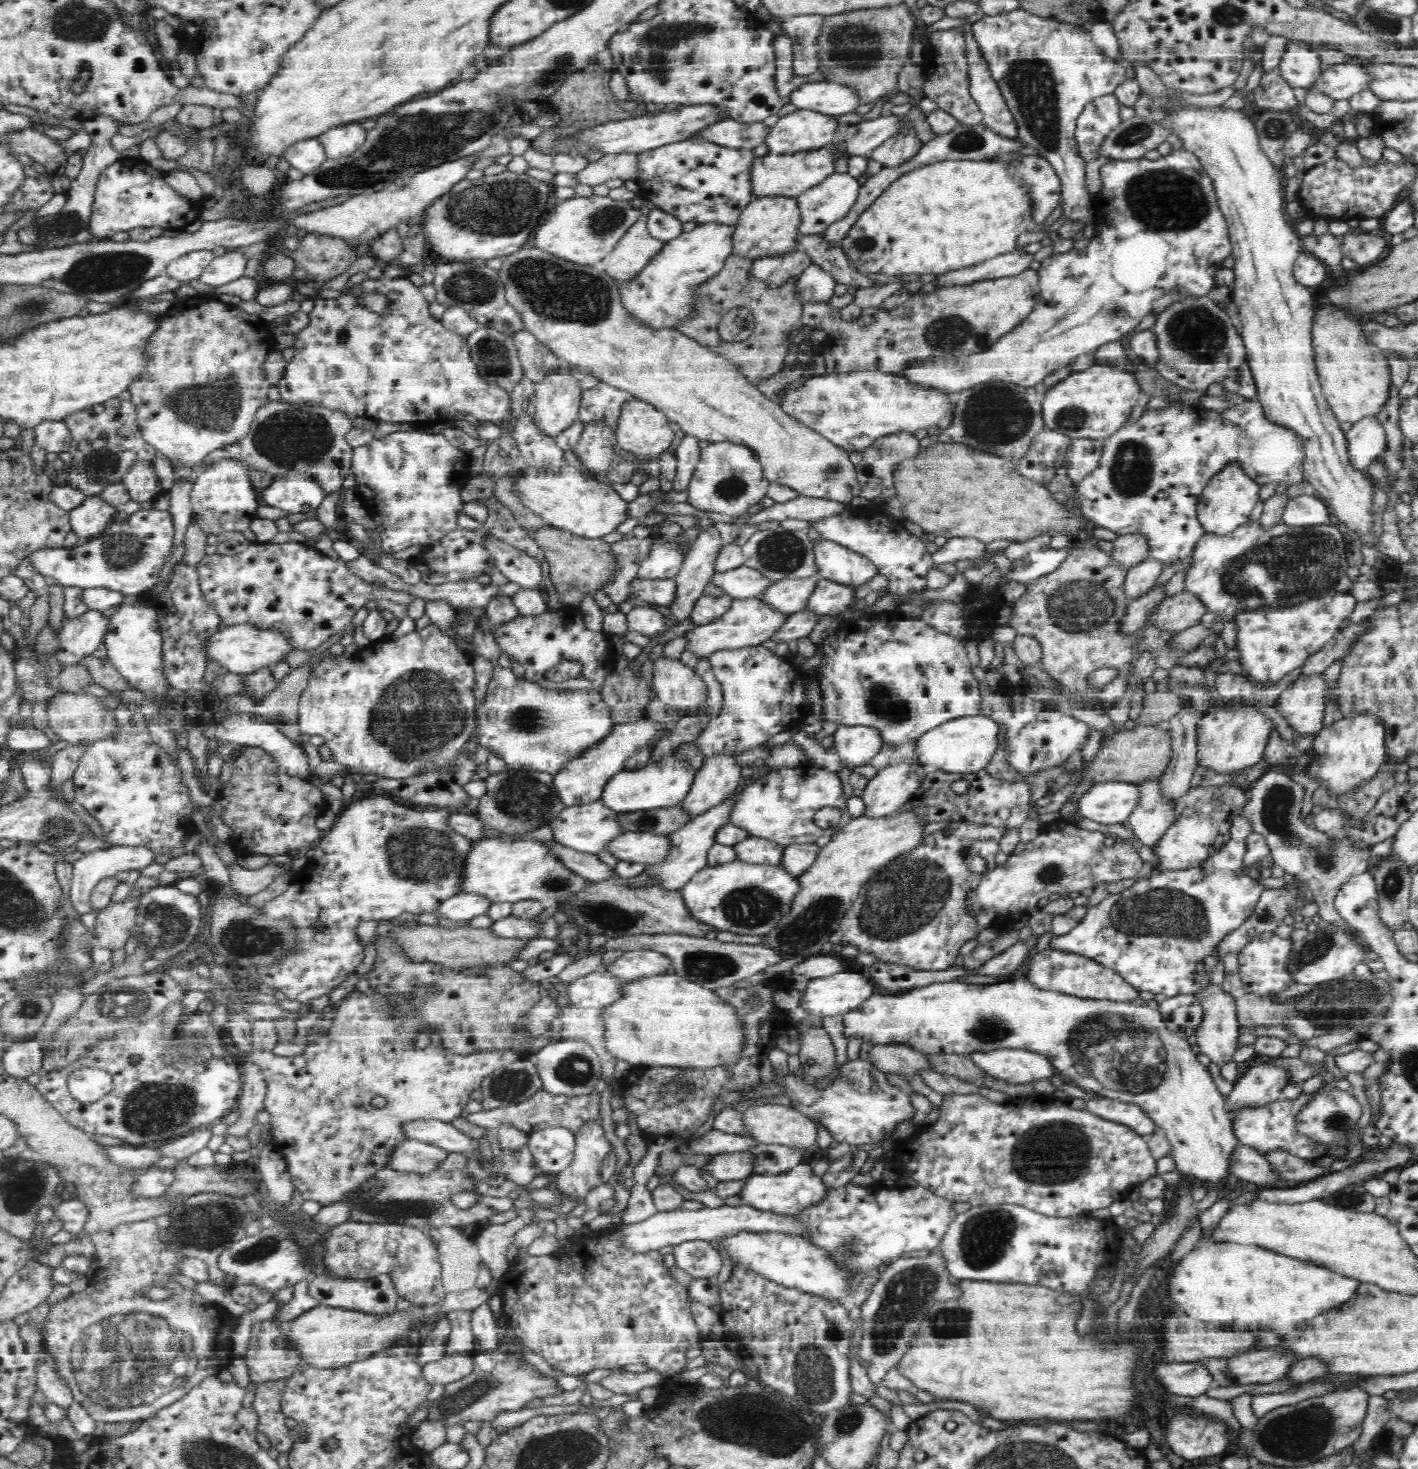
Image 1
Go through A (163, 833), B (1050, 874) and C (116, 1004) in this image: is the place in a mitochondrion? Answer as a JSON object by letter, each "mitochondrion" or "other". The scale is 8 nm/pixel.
{"A":"other","B":"mitochondrion","C":"mitochondrion"}

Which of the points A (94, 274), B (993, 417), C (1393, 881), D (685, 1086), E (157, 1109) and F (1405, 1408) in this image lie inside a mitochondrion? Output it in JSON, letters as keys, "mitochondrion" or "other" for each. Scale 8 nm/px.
{"A":"mitochondrion","B":"mitochondrion","C":"mitochondrion","D":"other","E":"mitochondrion","F":"other"}

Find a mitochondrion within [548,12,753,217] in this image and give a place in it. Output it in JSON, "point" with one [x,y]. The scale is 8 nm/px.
{"point":[656,44]}

